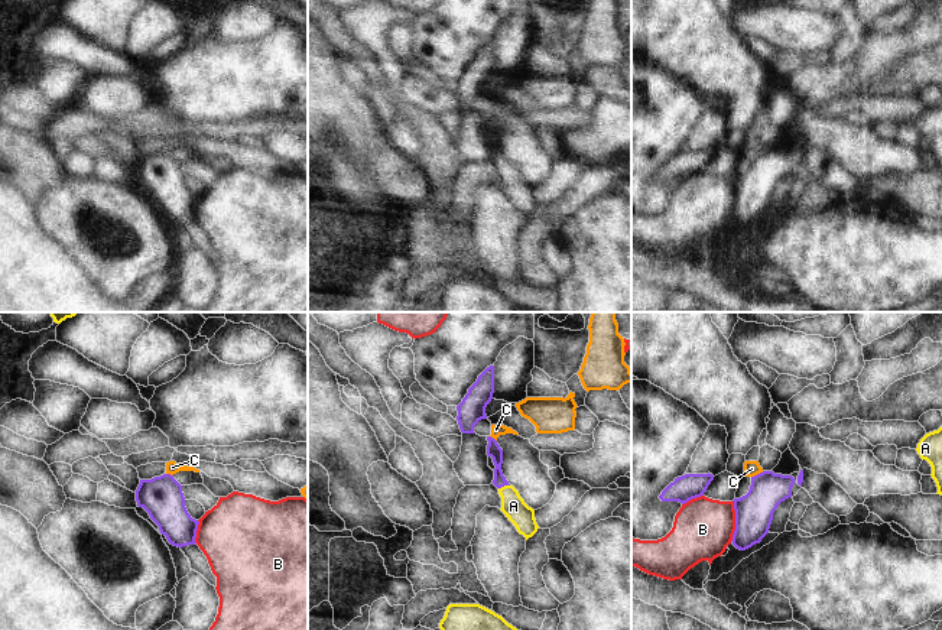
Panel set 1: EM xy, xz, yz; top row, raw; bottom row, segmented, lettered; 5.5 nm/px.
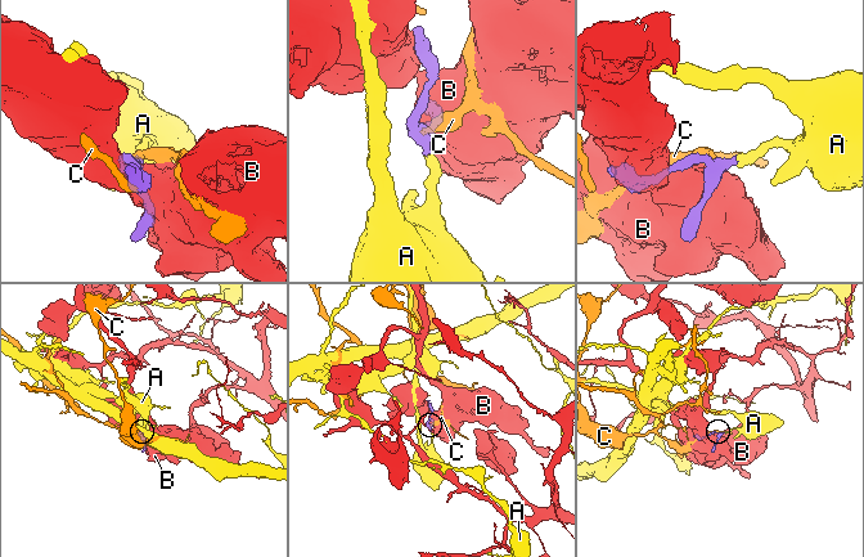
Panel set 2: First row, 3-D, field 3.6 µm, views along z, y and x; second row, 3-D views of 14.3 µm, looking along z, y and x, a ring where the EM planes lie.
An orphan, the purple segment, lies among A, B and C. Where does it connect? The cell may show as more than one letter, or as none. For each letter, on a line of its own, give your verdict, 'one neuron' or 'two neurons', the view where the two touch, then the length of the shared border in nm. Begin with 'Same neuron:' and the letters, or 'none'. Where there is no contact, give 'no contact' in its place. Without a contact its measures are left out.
Same neuron: A
A: one neuron | xz | 70 nm
B: two neurons | yz | 240 nm
C: two neurons | yz | 80 nm

